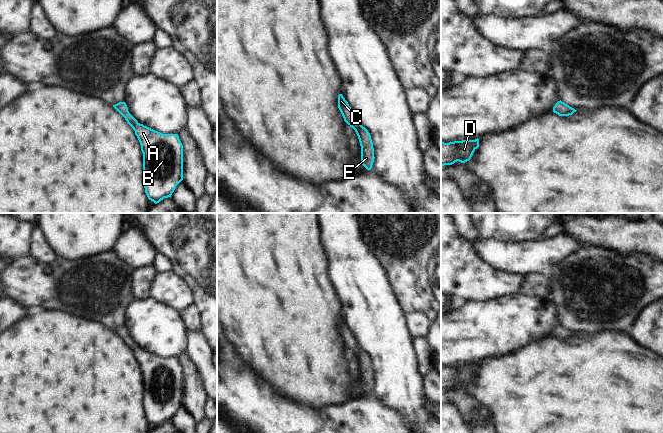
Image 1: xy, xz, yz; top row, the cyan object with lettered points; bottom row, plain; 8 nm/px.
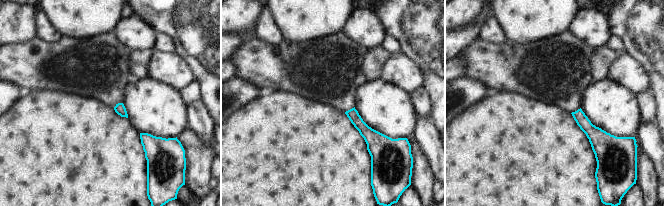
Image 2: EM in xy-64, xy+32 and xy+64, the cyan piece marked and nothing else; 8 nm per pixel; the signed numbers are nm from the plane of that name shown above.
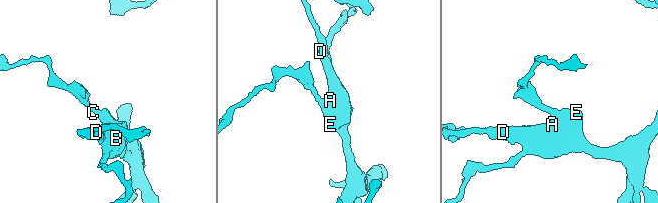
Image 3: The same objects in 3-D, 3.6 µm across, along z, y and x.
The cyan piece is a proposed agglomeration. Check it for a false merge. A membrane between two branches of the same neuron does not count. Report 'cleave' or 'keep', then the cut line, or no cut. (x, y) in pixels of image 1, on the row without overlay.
keep; no cut

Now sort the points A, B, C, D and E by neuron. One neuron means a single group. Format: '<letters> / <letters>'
A B C D E

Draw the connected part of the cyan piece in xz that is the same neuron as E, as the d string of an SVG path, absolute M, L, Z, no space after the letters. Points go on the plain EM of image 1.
M342 318L338 319L338 332L344 342L344 345L355 354L358 360L361 370L362 389L367 394L371 394L375 381L370 357L358 346L355 337L352 335Z

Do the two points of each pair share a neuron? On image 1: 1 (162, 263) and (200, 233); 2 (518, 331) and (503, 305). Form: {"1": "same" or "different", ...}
{"1": "different", "2": "same"}

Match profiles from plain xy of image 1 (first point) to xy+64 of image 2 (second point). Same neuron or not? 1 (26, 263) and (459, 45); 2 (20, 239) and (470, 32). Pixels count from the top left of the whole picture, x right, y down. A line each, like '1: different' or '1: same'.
1: different
2: different

